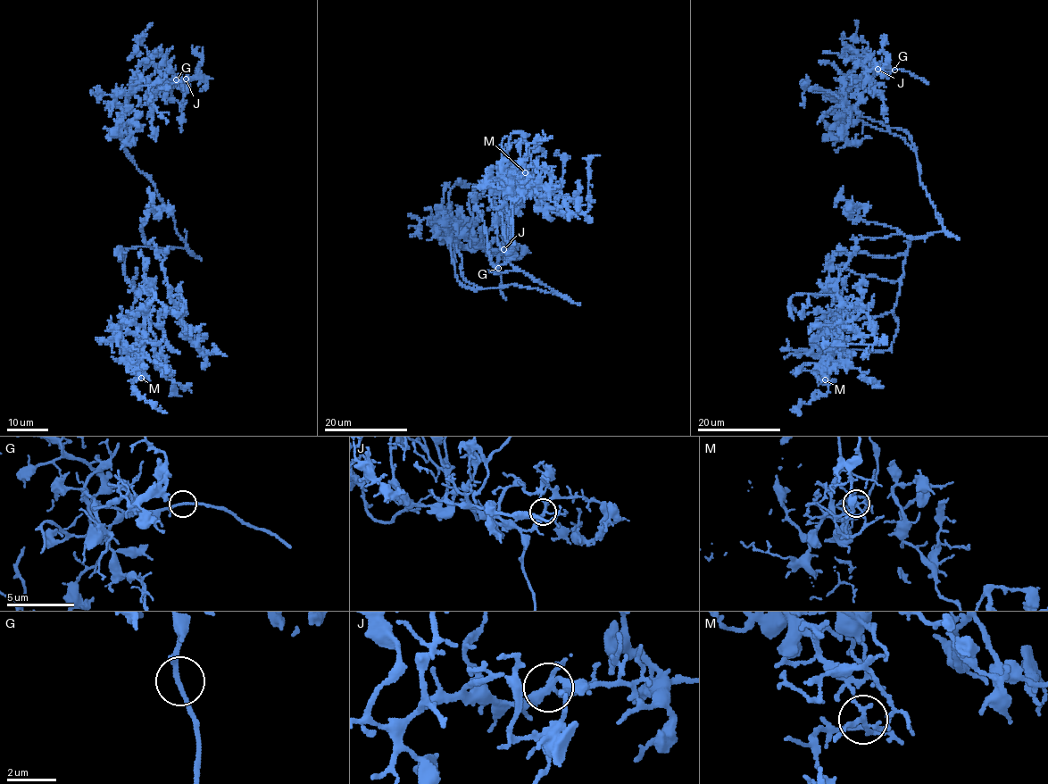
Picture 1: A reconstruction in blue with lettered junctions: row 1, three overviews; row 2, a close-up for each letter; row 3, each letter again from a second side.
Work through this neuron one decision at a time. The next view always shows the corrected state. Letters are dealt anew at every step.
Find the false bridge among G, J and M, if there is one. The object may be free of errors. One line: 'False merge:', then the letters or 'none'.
False merge: none

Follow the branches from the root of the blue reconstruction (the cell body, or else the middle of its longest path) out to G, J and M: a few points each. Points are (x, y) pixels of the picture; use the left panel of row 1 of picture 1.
G: (178, 236), (154, 184), (138, 170), (117, 132), (127, 96), (150, 64), (164, 75), (164, 82), (176, 79)
J: (178, 236), (154, 184), (138, 170), (117, 132), (127, 96), (150, 64), (164, 75), (164, 82), (186, 79)
M: (178, 236), (185, 247), (125, 253), (135, 299), (120, 324), (120, 354), (131, 346), (129, 362), (141, 377)

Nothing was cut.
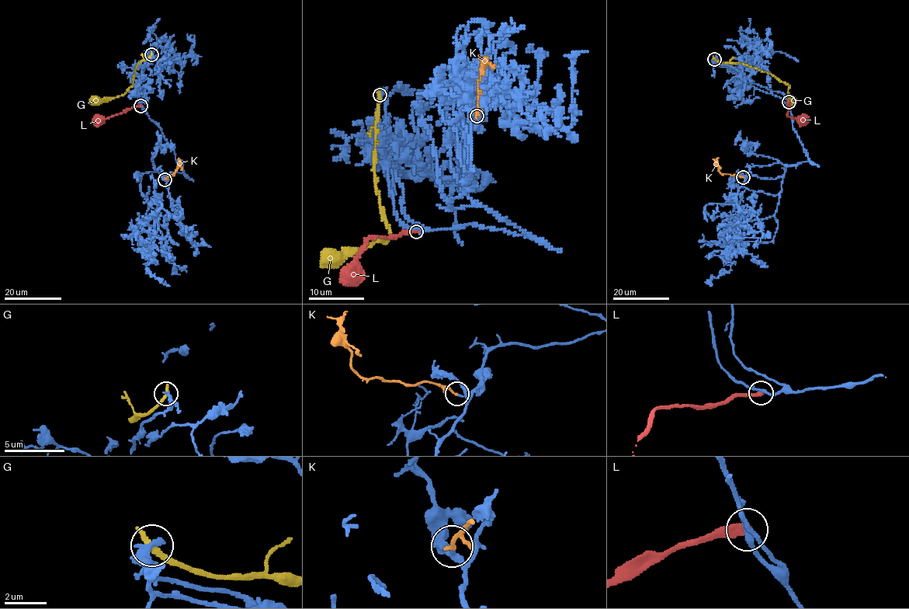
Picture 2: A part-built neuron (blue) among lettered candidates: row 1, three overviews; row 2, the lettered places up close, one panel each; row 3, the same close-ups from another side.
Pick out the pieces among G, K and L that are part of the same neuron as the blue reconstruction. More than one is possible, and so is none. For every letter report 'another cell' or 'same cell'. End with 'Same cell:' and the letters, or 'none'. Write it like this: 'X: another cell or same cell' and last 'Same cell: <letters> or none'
G: another cell
K: same cell
L: another cell
Same cell: K

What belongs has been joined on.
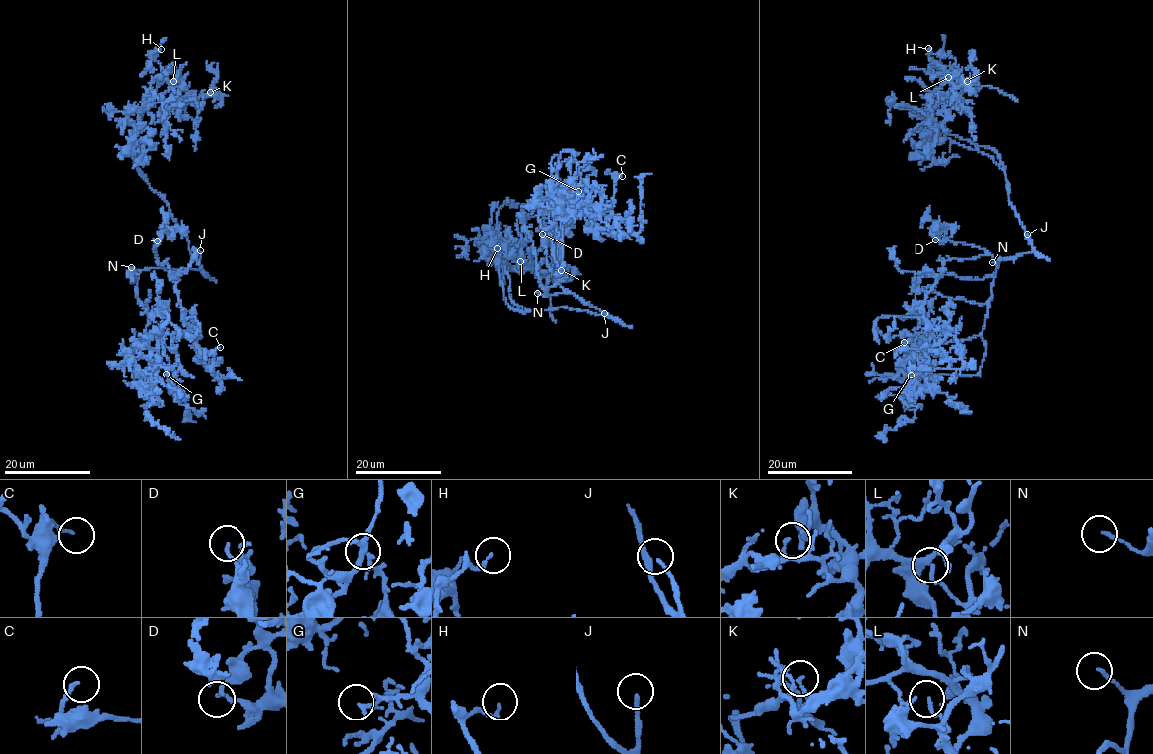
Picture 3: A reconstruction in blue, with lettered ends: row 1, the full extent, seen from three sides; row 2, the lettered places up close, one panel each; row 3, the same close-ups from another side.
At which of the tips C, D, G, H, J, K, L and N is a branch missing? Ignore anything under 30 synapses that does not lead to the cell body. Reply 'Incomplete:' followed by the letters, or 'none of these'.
Incomplete: J, N

